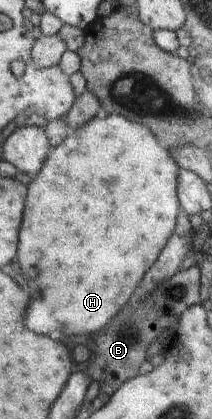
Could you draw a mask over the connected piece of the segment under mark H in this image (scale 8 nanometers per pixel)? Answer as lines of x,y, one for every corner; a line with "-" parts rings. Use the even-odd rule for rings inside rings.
109,113
107,117
95,117
91,121
87,121
83,127
79,127
77,130
71,130
68,137
60,144
51,149
50,156
47,157
47,169
43,173
37,173
33,177
33,183
31,183
31,197
27,197
27,221
23,221
23,237
19,237
19,265
21,265
21,271
23,271
23,277
27,279
27,285
31,289
31,313
27,313
27,325
31,325
31,329
35,329
35,333
45,333
45,335
53,335
57,337
57,333
61,335
98,335
102,333
104,329
109,325
109,319
129,301
129,297
133,295
133,291
137,289
139,281
143,279
143,275
147,273
147,269
152,268
157,262
158,258
163,253
166,245
169,243
170,237
175,236
175,229
177,228
178,217
181,215
181,199
178,197
178,181
181,171
178,169
178,164
175,158
172,156
169,150
159,143
158,139
147,125
135,124
127,117
118,115
117,113

